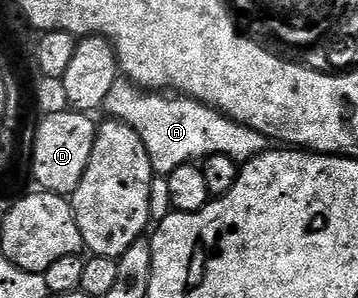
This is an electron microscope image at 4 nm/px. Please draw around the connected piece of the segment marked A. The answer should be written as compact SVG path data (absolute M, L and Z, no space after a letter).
M119 79L114 83L103 109L104 112L109 112L106 114L112 120L127 123L143 139L143 145L147 147L147 155L151 159L151 167L157 175L168 175L171 171L175 171L175 167L200 163L211 155L227 155L239 163L244 163L264 153L271 145L270 138L264 137L259 131L243 123L232 121L226 113L221 113L218 109L203 104L202 101L195 101L188 95L166 95L161 91L142 89L140 85L134 85L128 79Z

